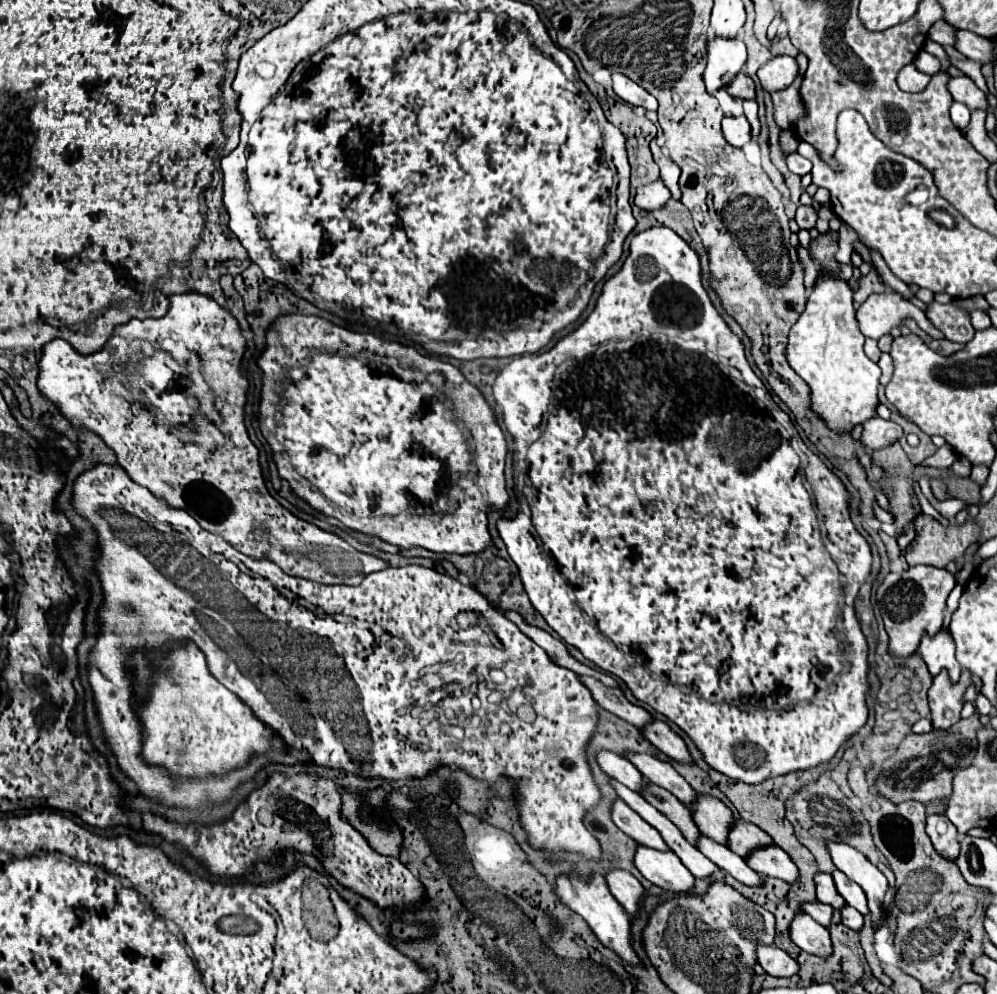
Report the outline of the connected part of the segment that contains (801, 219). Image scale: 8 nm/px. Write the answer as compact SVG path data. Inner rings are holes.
M798 206L798 212L796 212L796 224L802 228L802 230L812 230L816 228L816 220L818 220L818 214L812 206Z

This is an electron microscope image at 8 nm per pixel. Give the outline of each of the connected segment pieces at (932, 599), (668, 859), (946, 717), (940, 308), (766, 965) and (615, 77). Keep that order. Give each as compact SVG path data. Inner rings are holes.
M912 566L904 572L890 572L876 590L876 604L880 606L880 616L888 632L890 644L888 652L892 658L908 658L918 652L918 644L924 634L934 636L942 628L946 598L956 586L954 576L944 568L932 566Z
M638 844L634 866L638 872L650 880L654 886L670 892L688 892L692 890L694 876L686 870L680 858L674 852L660 852Z
M942 670L928 690L930 704L930 720L934 730L948 730L960 720L962 710L962 694L970 686L970 672L964 670L958 684L952 684L948 672Z
M930 302L924 310L926 318L950 340L950 342L970 342L974 336L974 328L970 324L970 314L960 308L958 302L938 304Z
M758 946L756 958L758 958L758 964L764 968L764 972L770 976L788 978L798 972L796 960L776 946Z
M620 72L612 74L612 88L624 102L628 102L632 106L638 106L644 110L658 110L656 98L652 98L646 90L642 90L642 86L638 86L636 82L632 82L630 78L626 78Z

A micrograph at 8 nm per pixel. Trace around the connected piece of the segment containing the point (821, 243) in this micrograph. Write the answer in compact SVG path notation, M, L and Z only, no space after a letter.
M818 236L816 240L812 240L812 256L814 260L818 260L822 266L830 268L830 274L838 270L838 262L834 260L834 254L836 254L838 246L832 242L830 236Z

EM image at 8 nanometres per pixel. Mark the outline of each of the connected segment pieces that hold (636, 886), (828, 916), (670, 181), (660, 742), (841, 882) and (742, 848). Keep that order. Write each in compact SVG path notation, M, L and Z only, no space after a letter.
M610 870L604 874L606 884L610 886L610 894L618 898L628 914L636 914L640 908L640 900L644 894L642 884L626 870Z
M802 902L802 910L806 914L810 914L818 924L822 926L828 926L830 920L832 920L832 912L834 908L832 906L826 906L822 902Z
M652 140L652 142L650 142L650 150L652 150L652 154L654 154L656 164L660 166L660 176L662 176L662 180L666 182L668 190L672 192L672 198L680 200L680 196L682 196L680 186L678 186L680 168L678 168L678 166L668 158L668 156L664 156L664 154L662 154L662 150L660 150L660 146L656 144L656 140Z
M652 720L640 732L648 742L652 742L652 746L656 746L660 752L668 754L670 758L674 758L678 762L692 762L684 740L678 734L674 734L666 722Z
M834 870L834 872L832 872L832 878L834 878L834 884L836 884L838 894L846 900L846 904L852 906L852 908L856 908L860 914L868 916L870 910L868 910L866 896L864 896L862 888L860 888L858 884L850 882L850 880L846 878L846 874L840 874L840 870Z
M736 818L736 822L732 822L730 826L730 834L728 834L728 848L734 850L734 854L746 858L750 852L754 852L760 846L772 844L772 838L766 836L766 832L762 832L758 826Z

